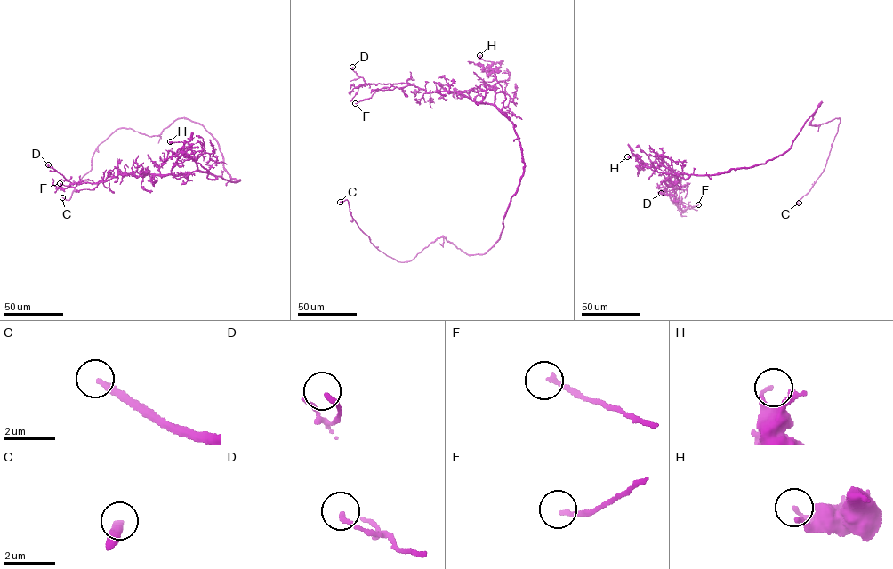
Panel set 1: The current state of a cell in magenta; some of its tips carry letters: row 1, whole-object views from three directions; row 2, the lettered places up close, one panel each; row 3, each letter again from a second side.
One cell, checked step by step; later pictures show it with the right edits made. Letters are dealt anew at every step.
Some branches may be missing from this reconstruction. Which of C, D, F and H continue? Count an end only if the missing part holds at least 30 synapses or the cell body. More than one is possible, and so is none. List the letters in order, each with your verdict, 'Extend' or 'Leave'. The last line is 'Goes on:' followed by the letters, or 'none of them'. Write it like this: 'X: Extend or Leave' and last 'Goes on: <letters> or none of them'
C: Extend
D: Leave
F: Leave
H: Leave
Goes on: C

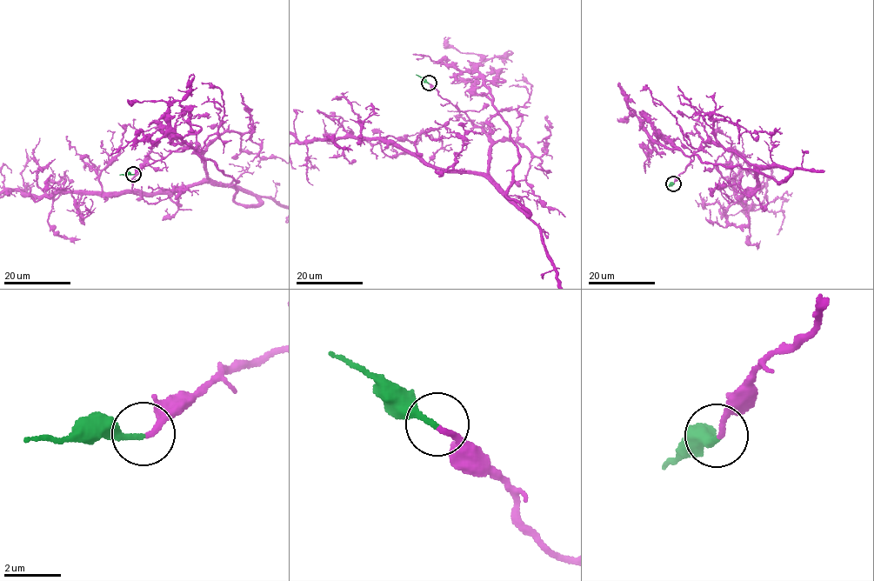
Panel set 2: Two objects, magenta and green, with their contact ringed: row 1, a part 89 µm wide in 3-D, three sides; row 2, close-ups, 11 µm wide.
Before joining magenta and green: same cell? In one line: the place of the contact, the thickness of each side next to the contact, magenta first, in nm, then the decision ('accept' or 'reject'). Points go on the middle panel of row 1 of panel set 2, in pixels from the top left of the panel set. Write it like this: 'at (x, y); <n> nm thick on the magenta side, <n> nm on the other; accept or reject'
at (429, 83); 200 nm thick on the magenta side, 220 nm on the other; accept

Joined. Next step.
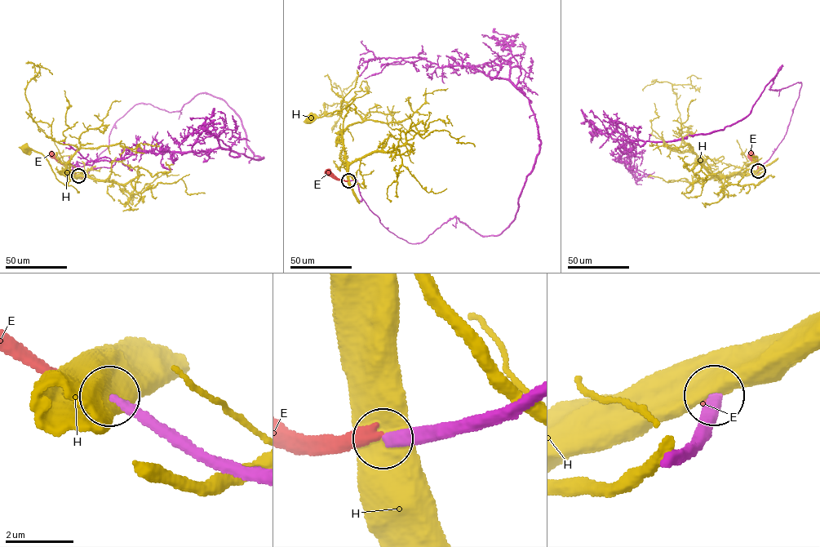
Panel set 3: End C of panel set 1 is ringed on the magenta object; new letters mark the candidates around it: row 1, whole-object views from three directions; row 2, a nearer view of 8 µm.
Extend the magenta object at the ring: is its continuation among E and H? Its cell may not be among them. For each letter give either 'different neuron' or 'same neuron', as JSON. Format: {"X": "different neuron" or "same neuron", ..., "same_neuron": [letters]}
{"E": "different neuron", "H": "different neuron", "same_neuron": []}

